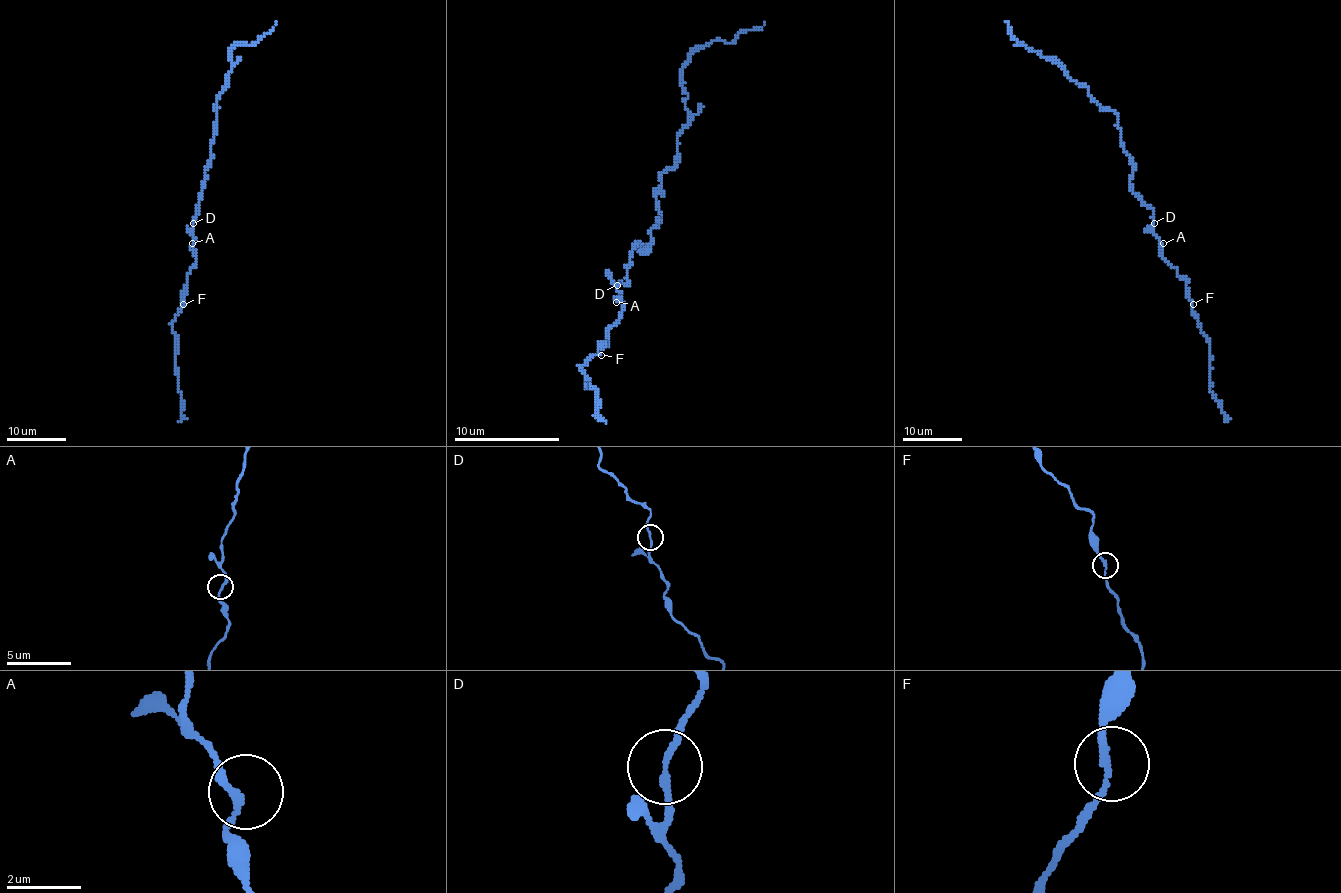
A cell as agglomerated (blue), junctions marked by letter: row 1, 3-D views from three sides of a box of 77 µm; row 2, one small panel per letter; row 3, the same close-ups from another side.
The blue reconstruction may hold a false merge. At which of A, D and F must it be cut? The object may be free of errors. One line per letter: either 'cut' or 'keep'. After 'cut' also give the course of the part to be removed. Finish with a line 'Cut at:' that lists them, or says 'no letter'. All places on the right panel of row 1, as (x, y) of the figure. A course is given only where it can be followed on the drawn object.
A: keep
D: keep
F: keep
Cut at: no letter

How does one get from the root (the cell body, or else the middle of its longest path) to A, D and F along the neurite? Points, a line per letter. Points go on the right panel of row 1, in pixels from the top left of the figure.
A: (1135, 194), (1154, 212), (1153, 233), (1163, 243)
D: (1135, 194), (1154, 212), (1154, 222)
F: (1135, 194), (1154, 212), (1153, 233), (1161, 244), (1161, 256), (1187, 281), (1187, 295), (1193, 304)

